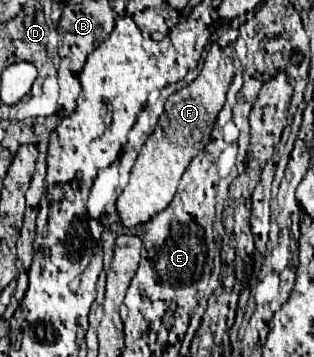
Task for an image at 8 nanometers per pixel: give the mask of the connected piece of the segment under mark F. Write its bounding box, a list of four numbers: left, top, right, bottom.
[117,43,235,227]

